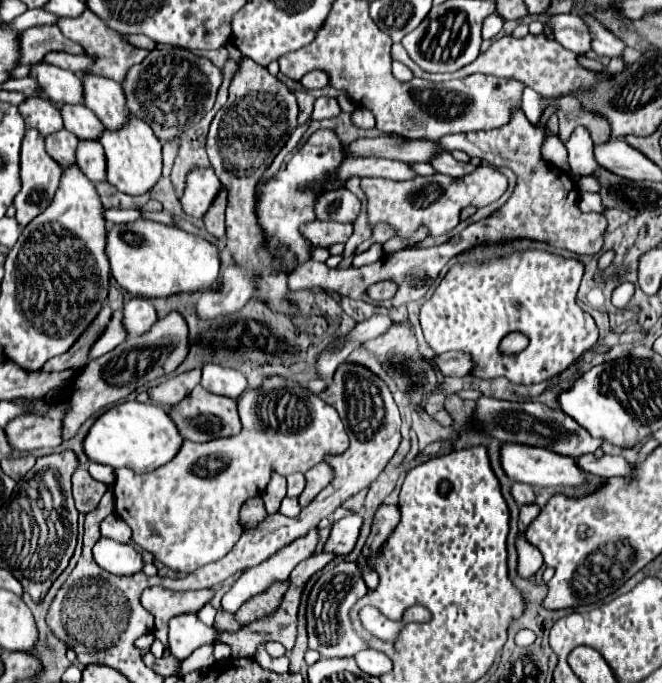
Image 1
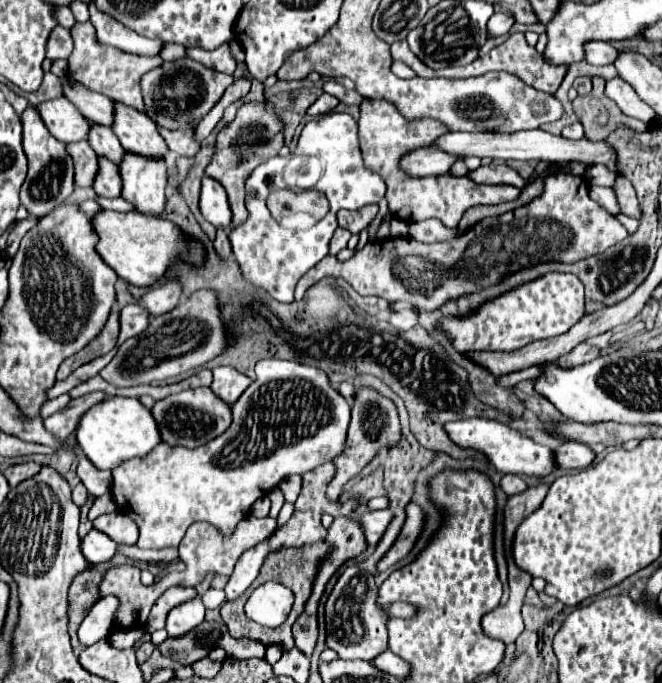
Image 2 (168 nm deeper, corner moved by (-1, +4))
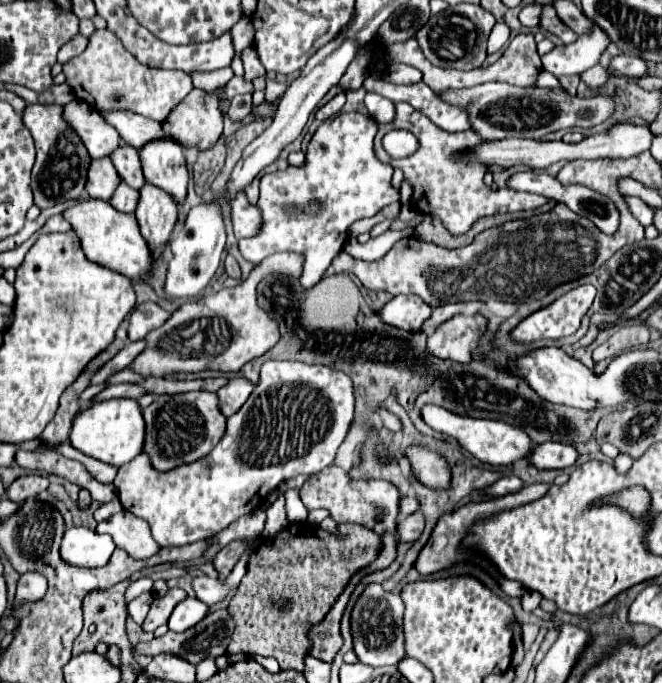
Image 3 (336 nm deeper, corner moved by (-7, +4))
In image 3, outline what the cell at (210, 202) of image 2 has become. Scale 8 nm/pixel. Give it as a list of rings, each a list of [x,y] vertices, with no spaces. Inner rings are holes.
[[[240,193],[230,205],[232,205],[232,223],[236,239],[254,237],[256,233],[260,233],[260,225],[264,225],[260,209],[256,205],[250,205],[246,195]]]

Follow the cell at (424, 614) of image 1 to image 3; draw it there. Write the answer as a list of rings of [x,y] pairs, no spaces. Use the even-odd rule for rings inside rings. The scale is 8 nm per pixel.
[[[382,585],[366,587],[362,597],[356,601],[350,619],[354,635],[354,651],[362,663],[372,667],[398,665],[406,657],[402,615],[404,615],[404,603],[398,593],[388,593],[382,589]]]

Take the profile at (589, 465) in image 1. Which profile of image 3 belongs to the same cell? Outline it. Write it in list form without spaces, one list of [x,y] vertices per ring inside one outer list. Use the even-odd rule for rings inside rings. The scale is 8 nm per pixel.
[[[540,443],[536,445],[536,453],[528,457],[528,461],[536,469],[566,469],[572,467],[576,459],[578,459],[578,451],[562,443]]]

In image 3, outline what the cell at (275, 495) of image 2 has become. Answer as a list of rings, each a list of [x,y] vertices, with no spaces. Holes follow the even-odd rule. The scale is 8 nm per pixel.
[[[280,493],[280,497],[276,499],[276,503],[272,503],[268,509],[266,509],[266,527],[264,527],[264,533],[262,537],[274,537],[276,533],[280,533],[286,525],[288,525],[288,519],[286,519],[286,513],[284,513],[284,495]]]

